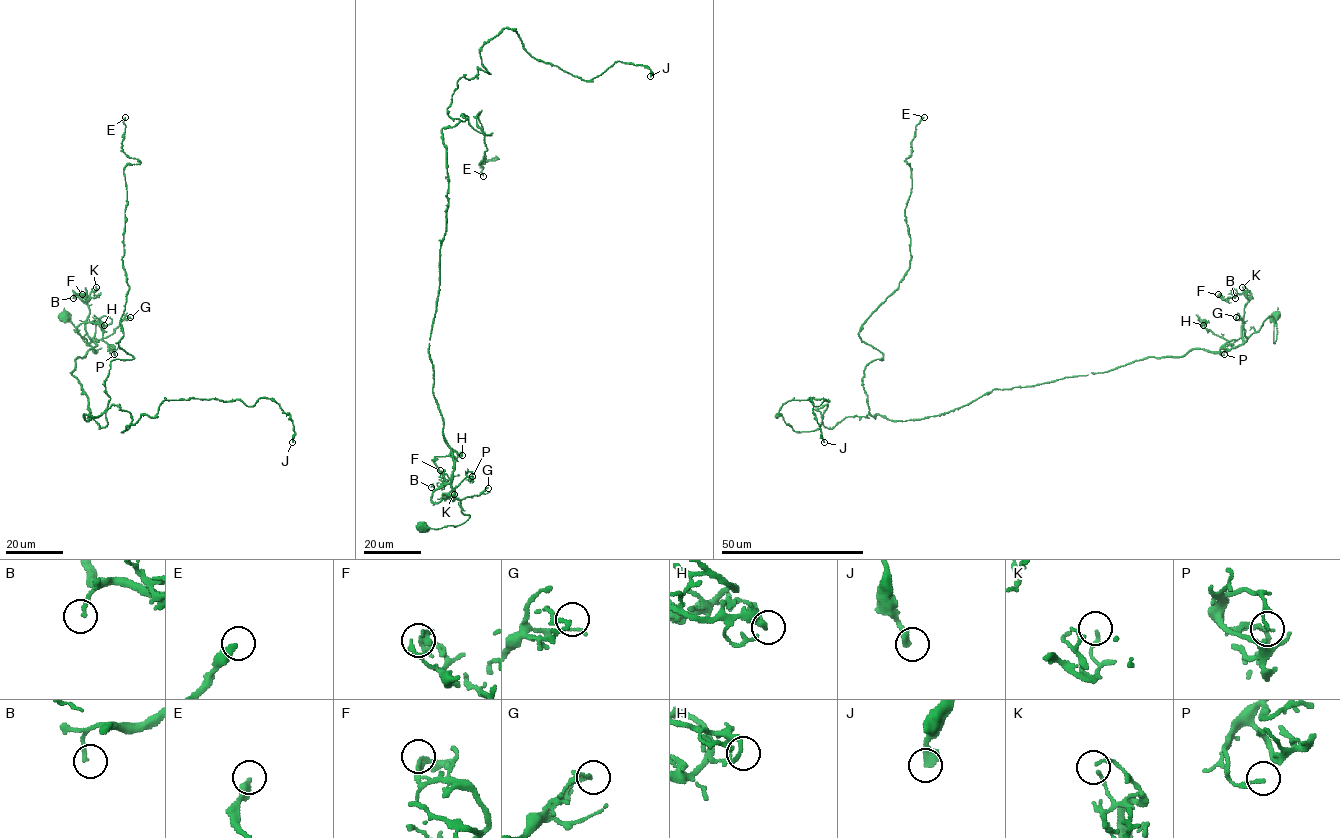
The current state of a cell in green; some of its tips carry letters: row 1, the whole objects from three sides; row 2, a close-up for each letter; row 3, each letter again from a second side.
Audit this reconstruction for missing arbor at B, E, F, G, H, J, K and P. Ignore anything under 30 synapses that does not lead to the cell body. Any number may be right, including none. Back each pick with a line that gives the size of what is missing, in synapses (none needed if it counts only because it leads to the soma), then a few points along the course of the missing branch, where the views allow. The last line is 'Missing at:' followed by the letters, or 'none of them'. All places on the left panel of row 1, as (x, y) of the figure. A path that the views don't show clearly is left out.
E: about 40 synapses; missing branch runs (125, 117), (132, 110), (147, 111), (150, 120), (158, 127), (154, 130)
Missing at: E

